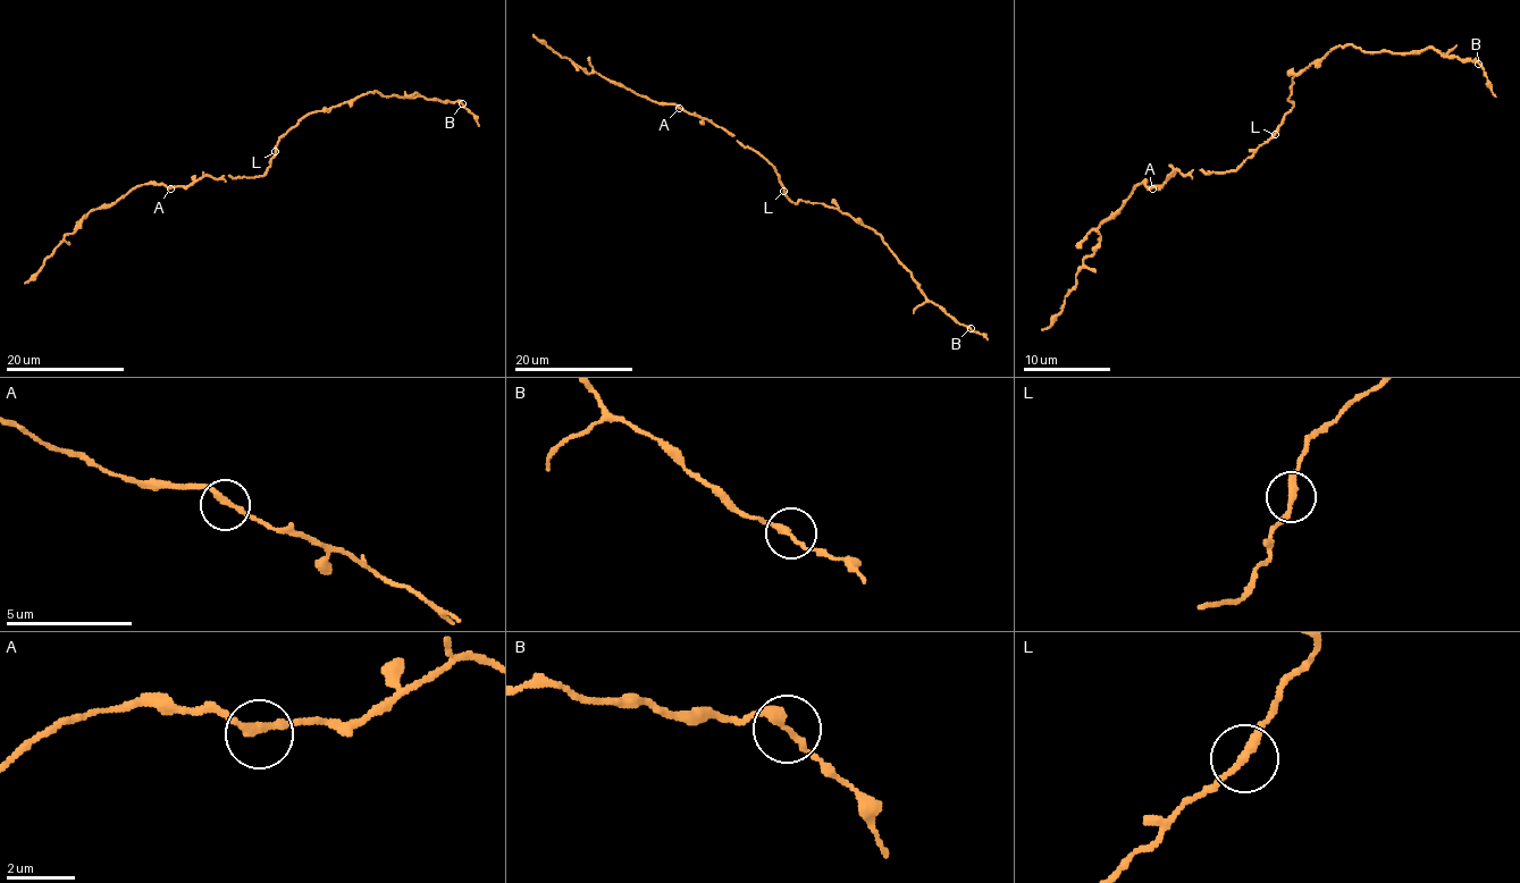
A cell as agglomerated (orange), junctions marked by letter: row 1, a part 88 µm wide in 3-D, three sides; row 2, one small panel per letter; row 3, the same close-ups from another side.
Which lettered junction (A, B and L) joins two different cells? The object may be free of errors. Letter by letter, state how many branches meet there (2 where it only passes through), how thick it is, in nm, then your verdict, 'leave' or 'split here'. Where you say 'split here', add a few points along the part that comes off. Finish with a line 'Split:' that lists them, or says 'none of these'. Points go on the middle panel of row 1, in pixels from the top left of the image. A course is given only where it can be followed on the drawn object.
A: 2 | 240 nm | leave
B: 2 | 240 nm | leave
L: 2 | 240 nm | leave
Split: none of these

